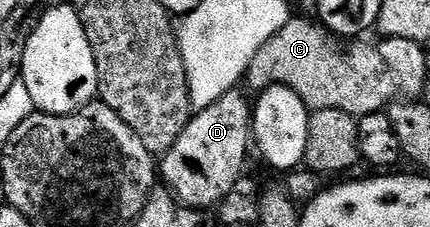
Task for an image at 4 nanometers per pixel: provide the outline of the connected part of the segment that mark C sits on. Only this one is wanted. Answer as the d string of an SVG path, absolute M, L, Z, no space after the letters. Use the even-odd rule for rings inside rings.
M293 17L262 45L246 69L245 85L250 85L254 92L270 86L284 86L291 95L299 97L310 112L339 110L359 119L365 114L385 111L395 99L397 86L387 73L377 47L359 41L351 43L349 50L342 52L325 40L325 33L317 23L311 22ZM374 74L378 74L378 82Z

